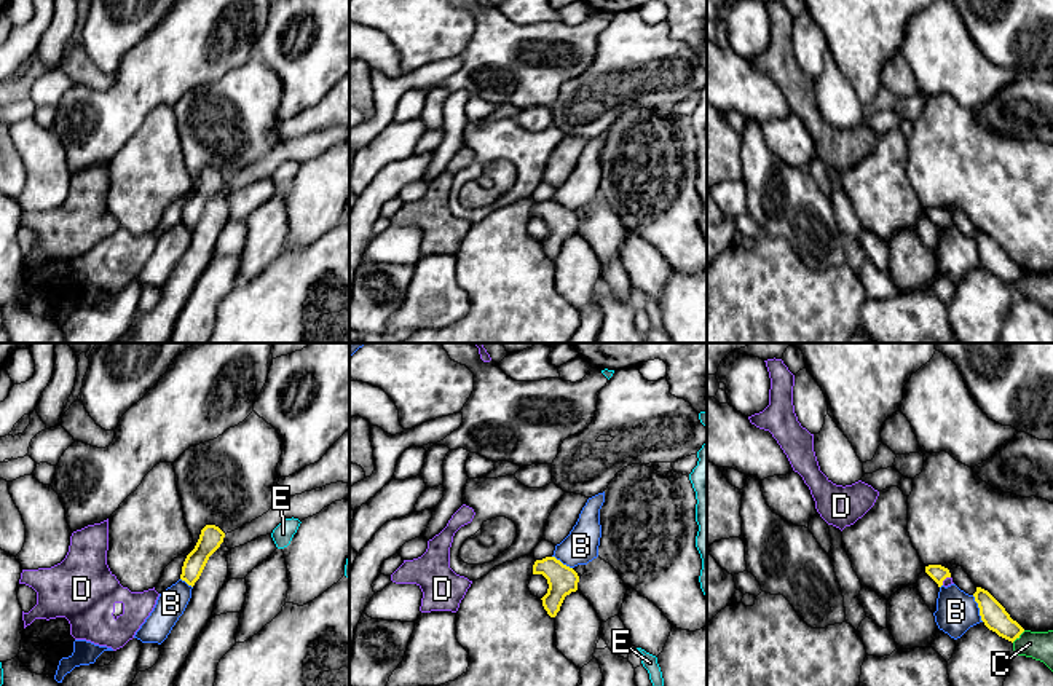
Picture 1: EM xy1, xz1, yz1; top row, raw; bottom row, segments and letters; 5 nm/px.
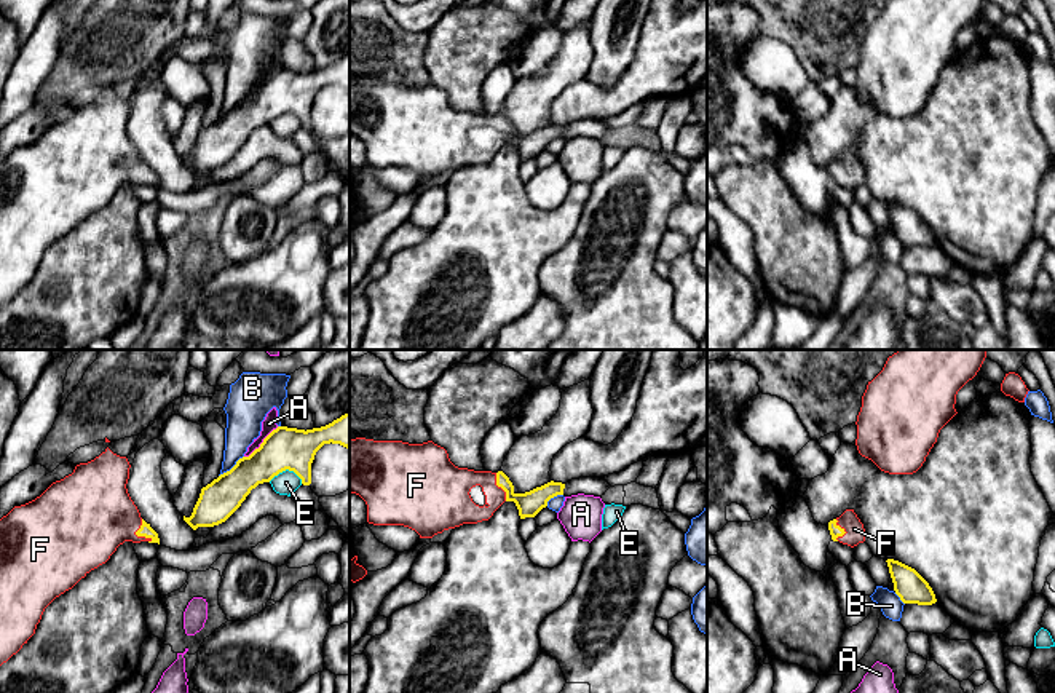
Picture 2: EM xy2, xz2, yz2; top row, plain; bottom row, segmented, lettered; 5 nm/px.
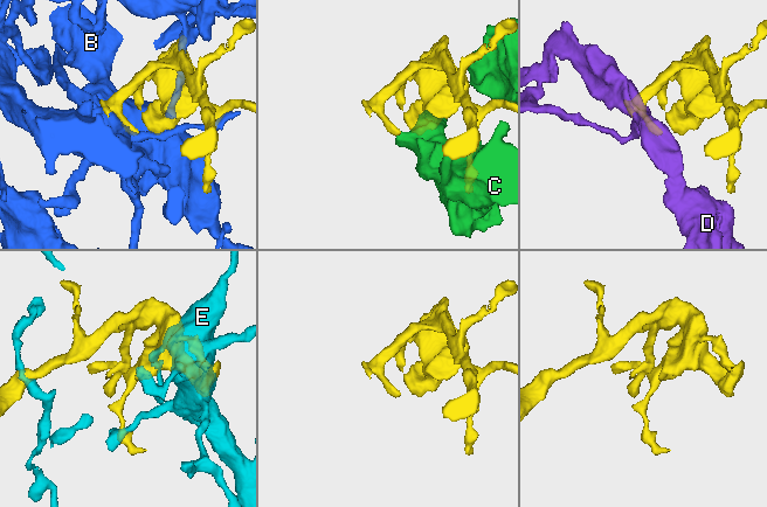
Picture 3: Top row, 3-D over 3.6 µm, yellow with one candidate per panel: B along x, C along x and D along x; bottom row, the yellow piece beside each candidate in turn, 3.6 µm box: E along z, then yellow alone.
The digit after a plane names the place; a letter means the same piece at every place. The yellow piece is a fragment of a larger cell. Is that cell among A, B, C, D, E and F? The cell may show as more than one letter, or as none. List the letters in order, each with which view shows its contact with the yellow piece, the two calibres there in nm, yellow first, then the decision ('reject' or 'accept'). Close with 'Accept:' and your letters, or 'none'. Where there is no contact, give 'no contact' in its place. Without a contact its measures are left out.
A: contact in xy2; calibres 220 and 70 nm; reject
B: contact in yz1; calibres 130 and 200 nm; reject
C: contact in yz1; calibres 130 and 140 nm; reject
D: contact in yz1; calibres 90 and 50 nm; accept
E: contact in xy2; calibres 220 and 120 nm; reject
F: contact in xy2; calibres 70 and 420 nm; reject
Accept: D

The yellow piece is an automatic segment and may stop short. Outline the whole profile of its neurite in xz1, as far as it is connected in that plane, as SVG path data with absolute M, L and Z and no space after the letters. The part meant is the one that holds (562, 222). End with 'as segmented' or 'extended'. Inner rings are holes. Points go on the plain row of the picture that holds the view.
M546 199L534 204L533 217L542 217L547 222L549 231L541 242L547 257L555 260L565 239L578 233L578 215L555 199Z; as segmented

